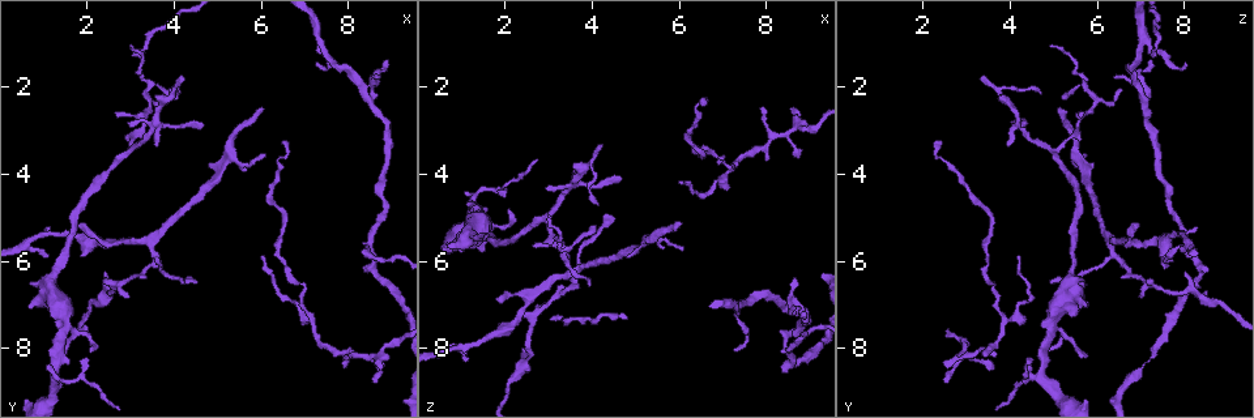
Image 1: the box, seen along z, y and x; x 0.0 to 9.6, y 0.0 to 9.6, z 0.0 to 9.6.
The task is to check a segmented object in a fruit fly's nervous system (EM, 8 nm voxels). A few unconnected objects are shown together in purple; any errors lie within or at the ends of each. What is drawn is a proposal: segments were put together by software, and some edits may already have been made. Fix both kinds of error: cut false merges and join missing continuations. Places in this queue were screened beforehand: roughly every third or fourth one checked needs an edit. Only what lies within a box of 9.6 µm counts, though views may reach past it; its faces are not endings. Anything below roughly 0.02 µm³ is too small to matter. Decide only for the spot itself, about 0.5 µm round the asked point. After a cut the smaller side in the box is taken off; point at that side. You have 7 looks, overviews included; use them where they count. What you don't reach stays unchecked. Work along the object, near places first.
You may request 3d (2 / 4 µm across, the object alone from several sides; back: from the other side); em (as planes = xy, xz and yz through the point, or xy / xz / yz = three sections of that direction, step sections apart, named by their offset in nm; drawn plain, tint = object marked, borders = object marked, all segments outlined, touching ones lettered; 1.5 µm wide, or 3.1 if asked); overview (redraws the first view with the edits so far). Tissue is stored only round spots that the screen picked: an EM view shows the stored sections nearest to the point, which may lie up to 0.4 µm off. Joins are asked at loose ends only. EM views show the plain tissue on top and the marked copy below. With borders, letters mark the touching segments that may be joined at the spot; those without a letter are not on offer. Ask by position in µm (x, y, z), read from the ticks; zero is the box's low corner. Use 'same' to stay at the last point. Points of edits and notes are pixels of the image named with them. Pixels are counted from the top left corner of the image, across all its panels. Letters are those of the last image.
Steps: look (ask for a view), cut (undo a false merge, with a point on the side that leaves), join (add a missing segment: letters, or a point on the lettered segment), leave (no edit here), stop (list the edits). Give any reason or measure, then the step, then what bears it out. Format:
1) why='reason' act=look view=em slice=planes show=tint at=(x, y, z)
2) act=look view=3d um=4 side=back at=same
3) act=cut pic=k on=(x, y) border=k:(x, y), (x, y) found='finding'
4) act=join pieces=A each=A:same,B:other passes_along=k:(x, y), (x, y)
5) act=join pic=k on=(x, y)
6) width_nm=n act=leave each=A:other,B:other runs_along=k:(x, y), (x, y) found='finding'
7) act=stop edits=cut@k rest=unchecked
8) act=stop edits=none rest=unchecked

why='end of a long branch' act=look view=em slice=planes show=borders at=(6.55, 3.25, 2.45)

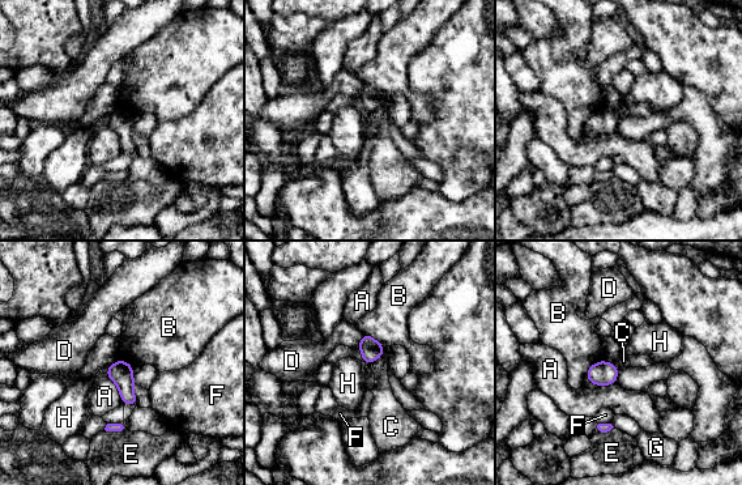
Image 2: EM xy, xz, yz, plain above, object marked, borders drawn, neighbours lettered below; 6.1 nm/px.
act=leave each=A:other,B:other,C:other,D:other,E:other,F:other,G:other,H:other border=2:(384, 352), (366, 365) found='none of them fits'

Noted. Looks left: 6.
why='sharp bend' act=look view=em slice=planes show=borders at=(8.45, 5.70, 8.10)

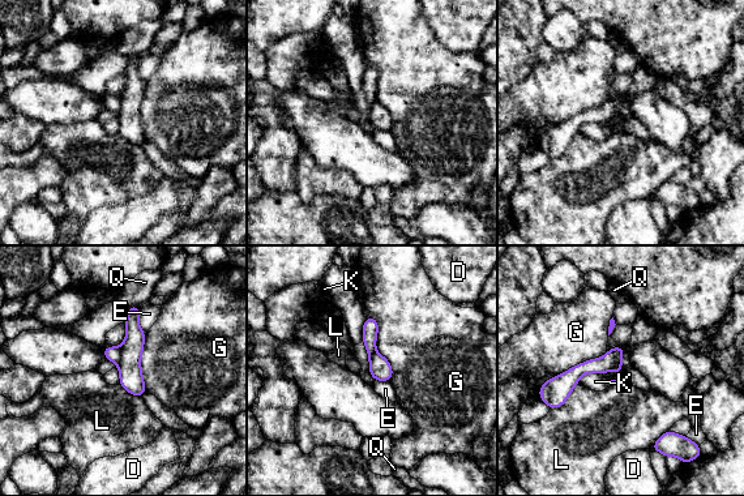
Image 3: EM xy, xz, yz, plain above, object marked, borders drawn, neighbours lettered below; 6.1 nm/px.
longest_contact=G:500nm act=cut pic=3 on=(112, 354) each=D:other,E:other,G:other,K:other,L:other,Q:other part_leaving=3:(620, 351), (578, 370), (552, 403) found='a second neuron is stuck on'

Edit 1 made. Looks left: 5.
why='tapers out' act=look view=3d um=4 at=(6.00, 2.40, 5.15)

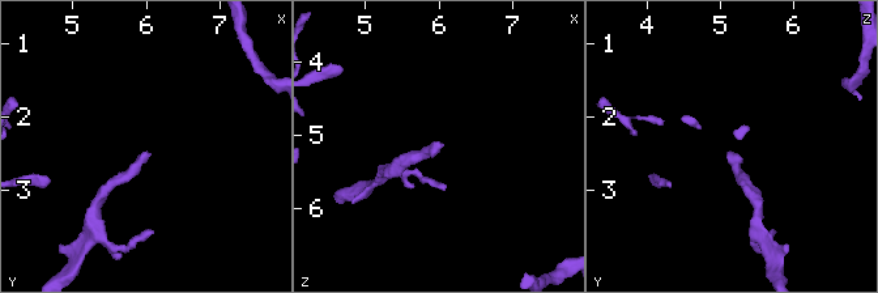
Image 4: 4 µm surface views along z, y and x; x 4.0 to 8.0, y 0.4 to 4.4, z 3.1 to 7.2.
act=look view=em slice=planes show=borders at=(6.00, 2.45, 5.15)

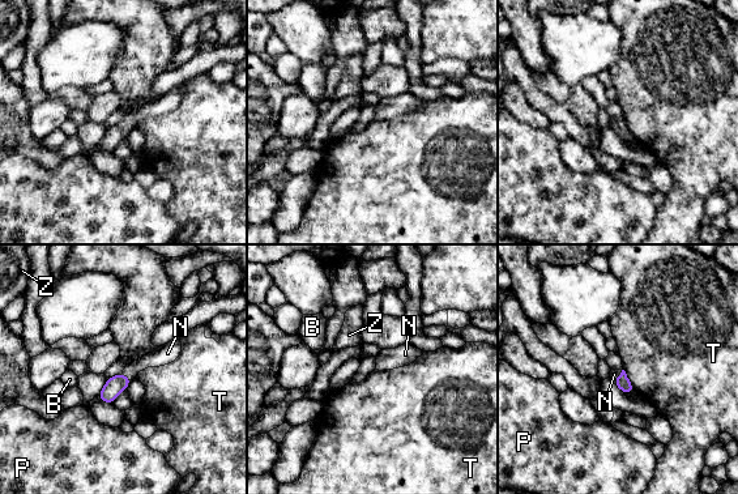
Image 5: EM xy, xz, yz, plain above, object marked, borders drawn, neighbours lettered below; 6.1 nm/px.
longest_contact=T:170nm act=join pieces=N each=B:other,N:same,P:other,T:other,Z:other found='the neuron continues'

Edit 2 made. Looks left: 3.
act=stop edits=cut@3,join@5 rest=unchecked

